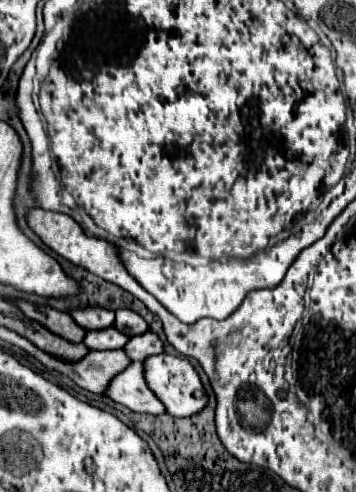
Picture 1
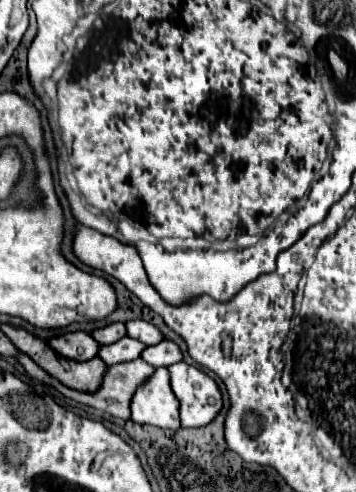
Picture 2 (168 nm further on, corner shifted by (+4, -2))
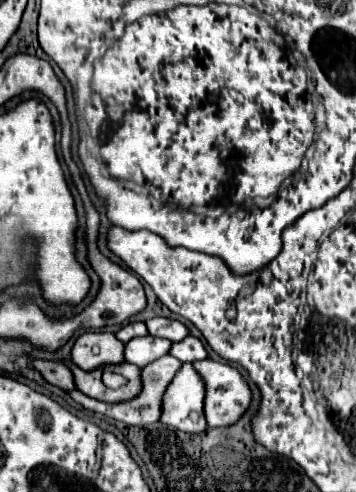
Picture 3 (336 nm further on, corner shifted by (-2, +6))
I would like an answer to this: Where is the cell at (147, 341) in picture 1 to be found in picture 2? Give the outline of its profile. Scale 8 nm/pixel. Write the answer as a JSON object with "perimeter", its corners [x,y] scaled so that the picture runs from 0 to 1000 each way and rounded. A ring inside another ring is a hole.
{"perimeter":[[[461,691],[455,699],[416,703],[410,715],[399,715],[399,728],[416,740],[433,740],[438,748],[444,744],[483,744],[494,736],[511,736],[511,711],[506,711],[506,703],[494,695]]]}

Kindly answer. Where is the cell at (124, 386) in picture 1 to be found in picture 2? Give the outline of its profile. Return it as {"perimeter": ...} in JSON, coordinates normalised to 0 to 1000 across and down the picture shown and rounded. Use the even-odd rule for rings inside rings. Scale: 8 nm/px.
{"perimeter":[[[438,748],[433,764],[388,789],[371,813],[371,854],[388,862],[421,862],[444,870],[506,870],[506,817],[478,785],[478,756]]]}

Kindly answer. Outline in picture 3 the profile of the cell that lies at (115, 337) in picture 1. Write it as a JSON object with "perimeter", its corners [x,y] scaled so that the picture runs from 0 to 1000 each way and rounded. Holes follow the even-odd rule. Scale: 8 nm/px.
{"perimeter":[[[393,683],[393,687],[371,687],[371,695],[348,699],[348,728],[365,740],[382,744],[410,744],[416,736],[472,720],[478,711],[478,691],[461,687],[433,687],[433,683]]]}

